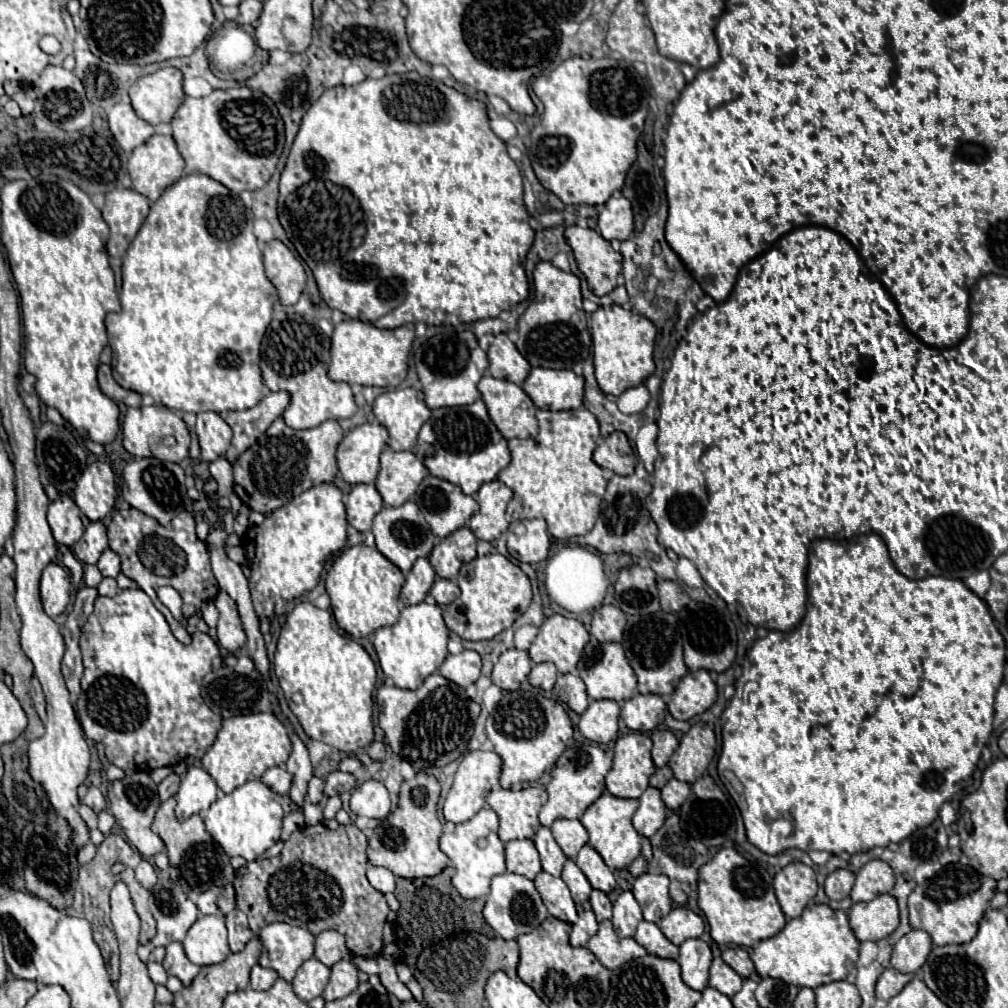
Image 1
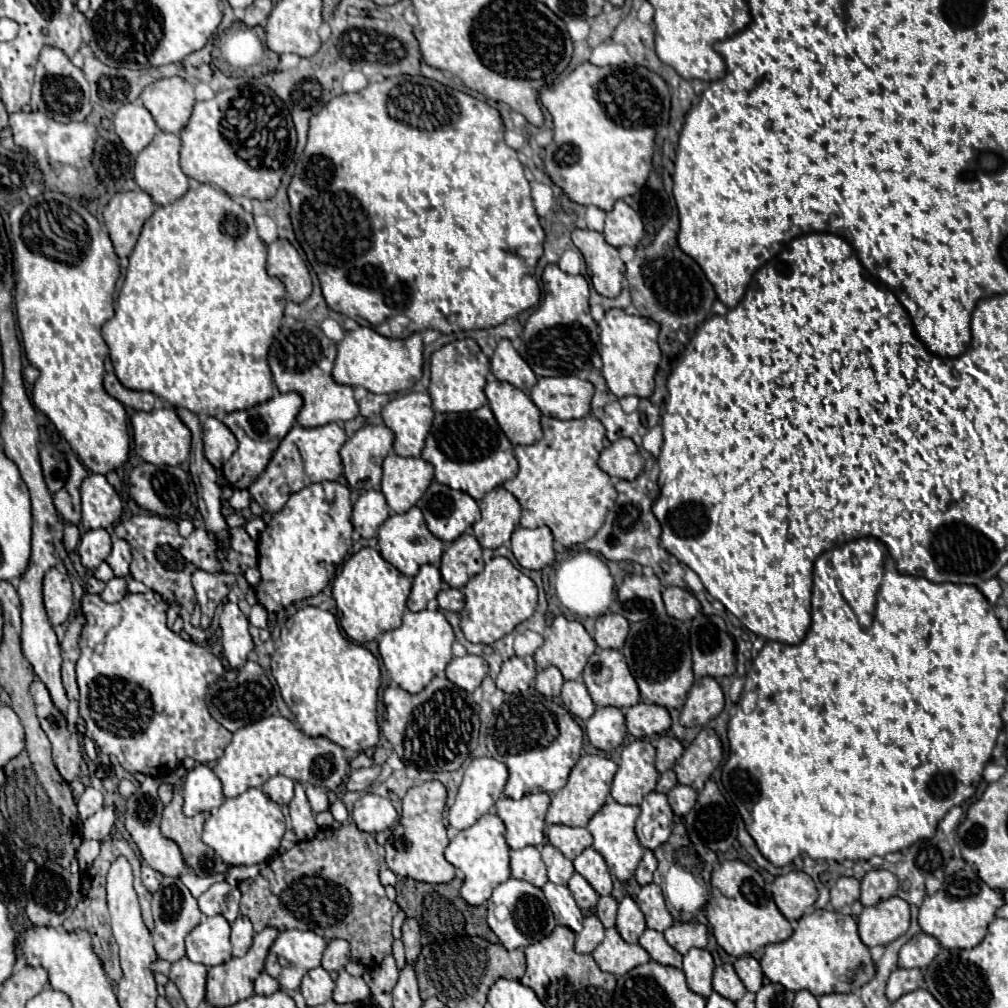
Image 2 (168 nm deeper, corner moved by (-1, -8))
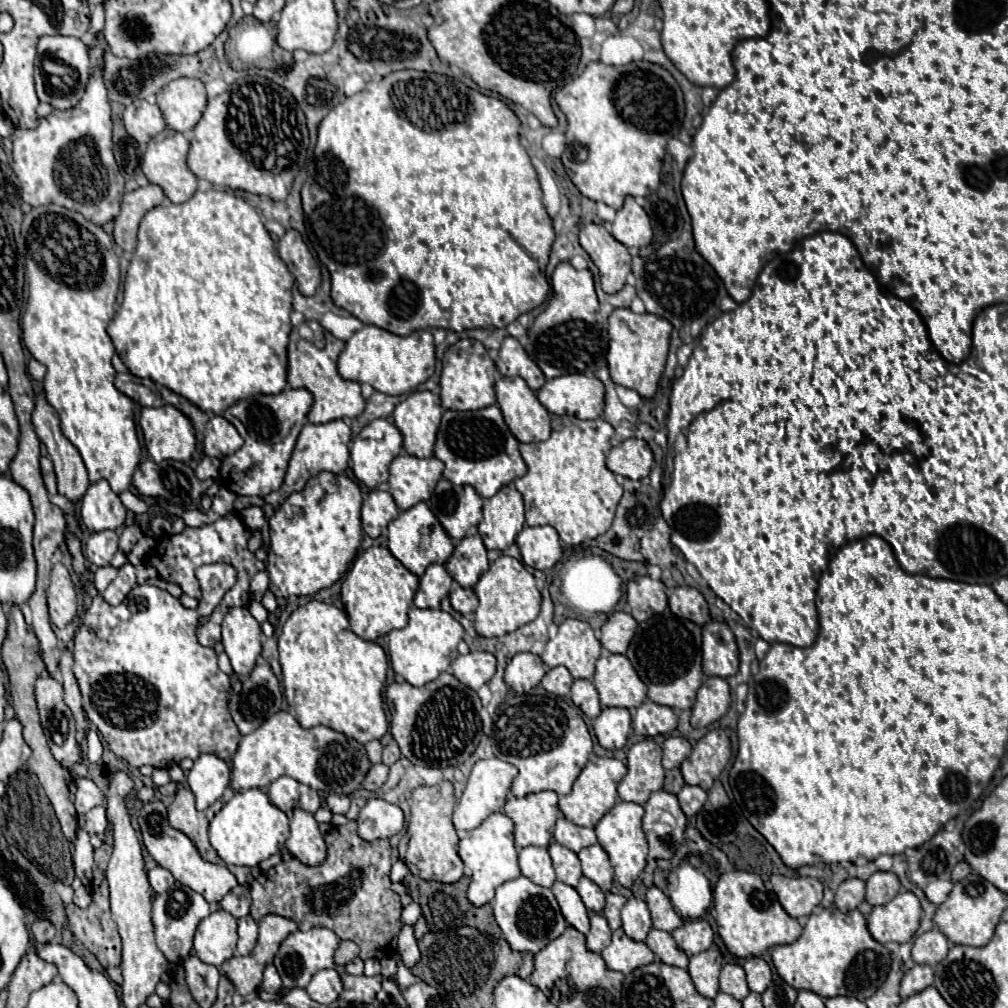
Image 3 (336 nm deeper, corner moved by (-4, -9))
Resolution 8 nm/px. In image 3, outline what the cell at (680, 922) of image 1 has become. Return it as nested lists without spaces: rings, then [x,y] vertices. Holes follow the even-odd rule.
[[[696,919],[696,921],[686,921],[682,927],[672,931],[672,937],[678,943],[678,947],[684,949],[688,957],[692,957],[698,955],[700,951],[706,951],[712,945],[714,931],[708,921]]]

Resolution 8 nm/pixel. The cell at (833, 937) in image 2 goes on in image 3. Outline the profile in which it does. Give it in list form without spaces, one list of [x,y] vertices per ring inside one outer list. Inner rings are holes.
[[[830,907],[812,913],[794,943],[774,947],[772,963],[778,977],[798,991],[808,989],[820,997],[846,995],[864,1001],[884,983],[890,969],[890,953],[872,939],[866,917],[858,909],[848,915]]]

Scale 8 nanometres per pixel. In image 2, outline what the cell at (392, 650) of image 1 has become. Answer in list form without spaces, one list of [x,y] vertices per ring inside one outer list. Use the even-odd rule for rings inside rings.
[[[421,610],[421,612],[405,612],[403,624],[395,630],[381,634],[379,652],[383,664],[389,672],[389,678],[395,680],[403,690],[417,694],[421,692],[435,676],[445,672],[445,666],[451,662],[453,652],[451,646],[455,642],[455,634],[443,612]]]

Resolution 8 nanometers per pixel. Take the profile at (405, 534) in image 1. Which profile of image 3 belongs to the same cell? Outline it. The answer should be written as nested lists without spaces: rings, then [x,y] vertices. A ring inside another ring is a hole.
[[[418,503],[408,511],[402,511],[390,525],[388,525],[388,549],[390,553],[414,575],[424,575],[426,567],[432,563],[446,563],[454,551],[450,535],[438,523],[434,513],[428,509],[426,503]]]

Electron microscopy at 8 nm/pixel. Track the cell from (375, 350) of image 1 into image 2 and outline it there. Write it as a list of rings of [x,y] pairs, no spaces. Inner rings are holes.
[[[359,326],[337,344],[333,380],[345,386],[363,386],[373,394],[395,394],[409,390],[423,376],[423,336],[419,332],[405,340],[385,338],[373,328]]]

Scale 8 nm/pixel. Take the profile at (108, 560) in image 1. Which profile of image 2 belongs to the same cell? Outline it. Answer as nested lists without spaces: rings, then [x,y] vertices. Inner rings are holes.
[[[115,540],[113,542],[113,552],[107,558],[107,564],[113,568],[115,576],[127,576],[129,574],[129,564],[131,564],[131,546],[125,540]]]

